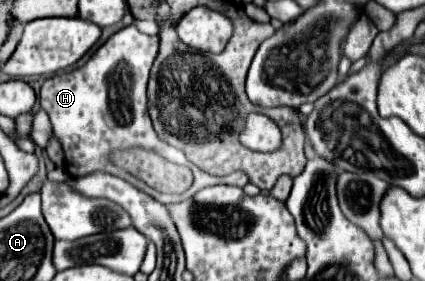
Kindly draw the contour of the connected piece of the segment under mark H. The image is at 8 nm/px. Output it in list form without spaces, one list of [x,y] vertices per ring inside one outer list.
[[[128,25],[100,45],[82,67],[48,77],[44,81],[40,89],[40,101],[50,115],[52,131],[62,143],[70,177],[104,169],[112,175],[124,175],[132,185],[154,197],[154,189],[108,161],[108,155],[126,147],[146,147],[152,151],[158,149],[158,145],[164,145],[156,139],[156,131],[146,107],[146,83],[158,53],[158,41],[158,35],[150,37],[140,33],[136,25]]]

